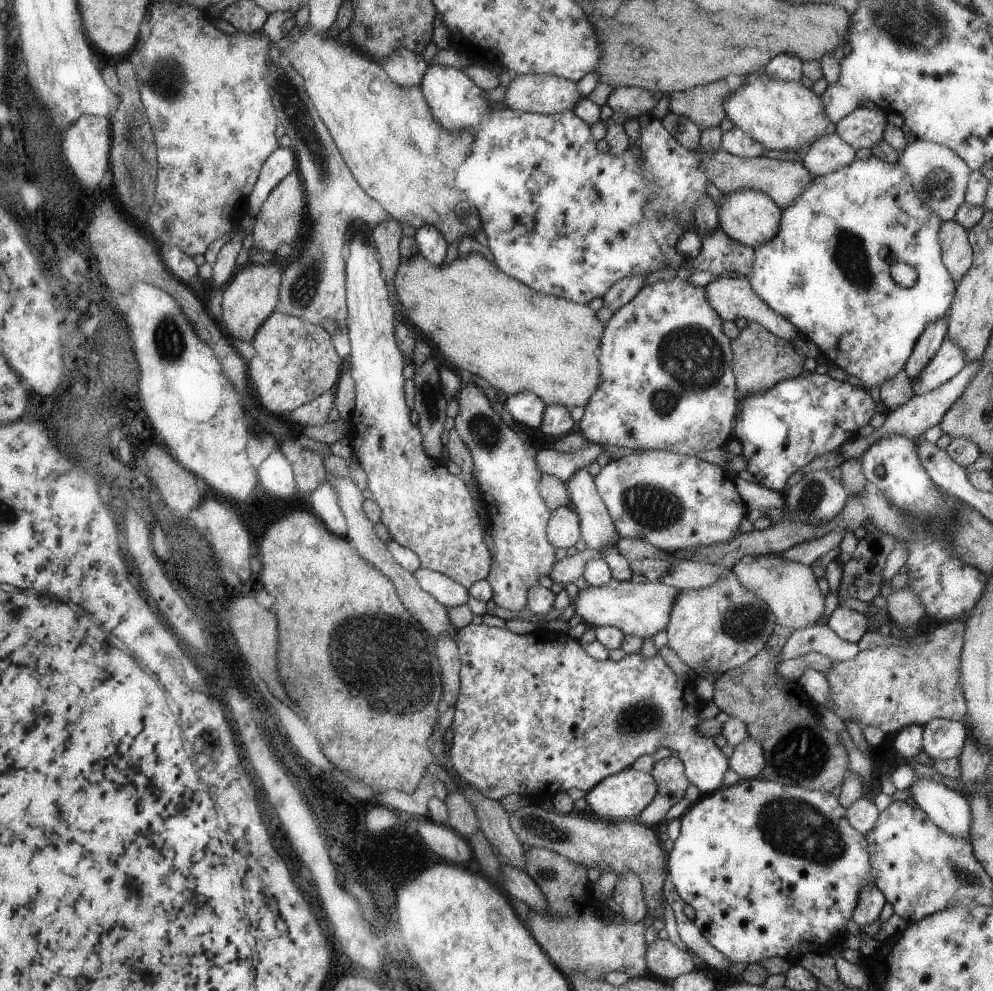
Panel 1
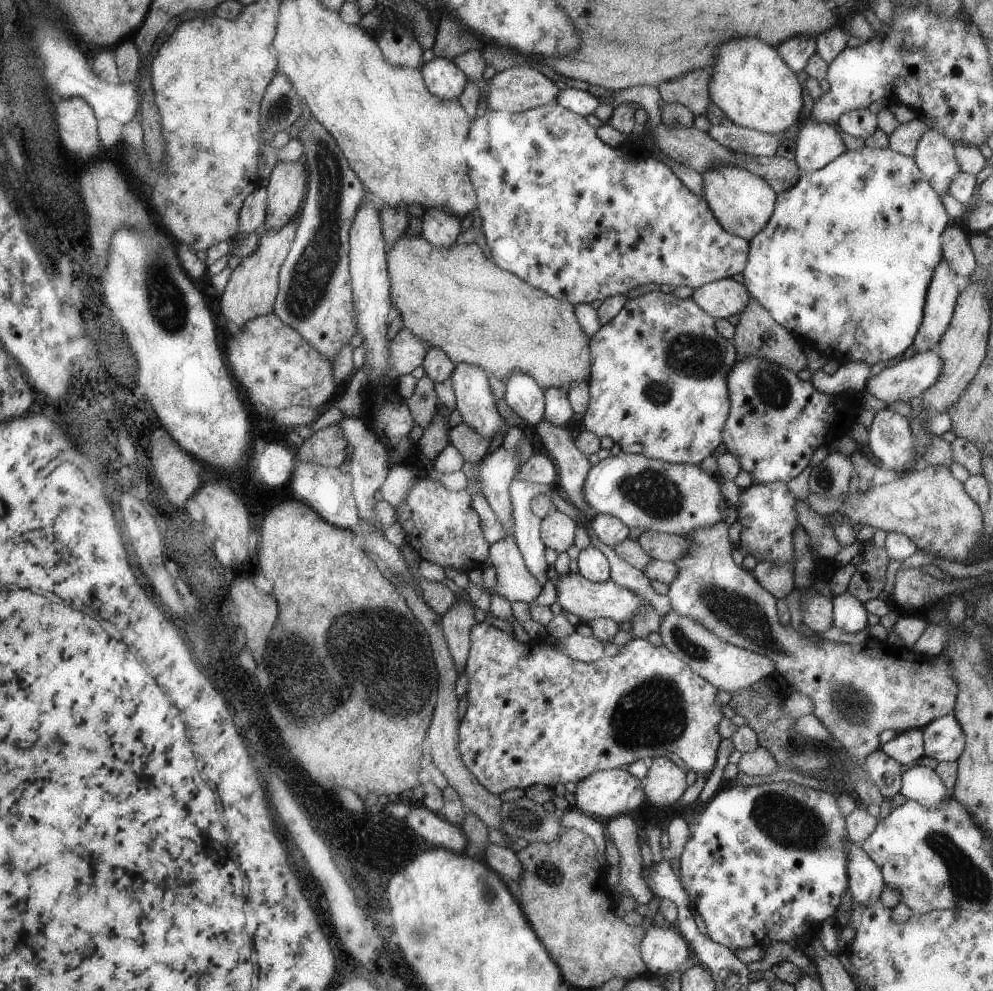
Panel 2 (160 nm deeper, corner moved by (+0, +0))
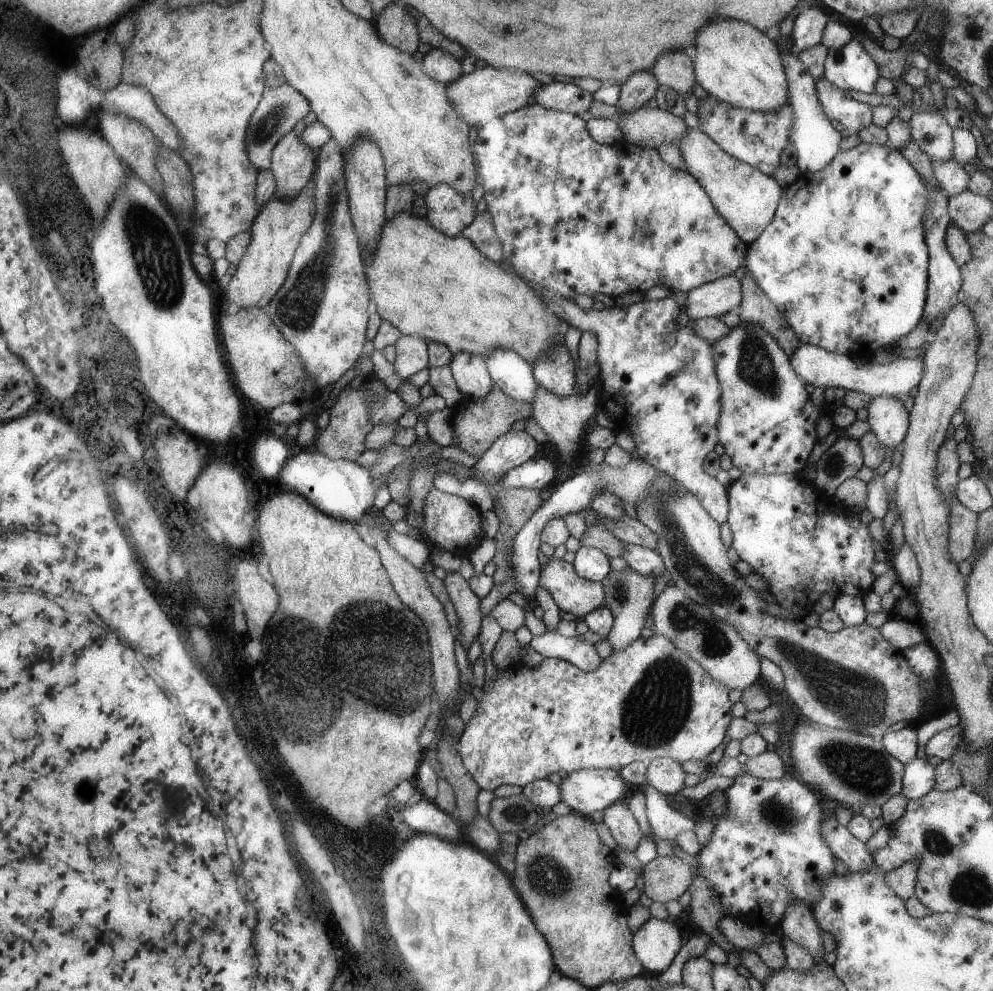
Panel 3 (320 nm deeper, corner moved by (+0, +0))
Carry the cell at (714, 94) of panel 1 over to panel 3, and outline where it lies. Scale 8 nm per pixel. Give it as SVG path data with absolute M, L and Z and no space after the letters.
M678 49L666 52L651 70L660 85L669 86L682 96L693 92L696 79L690 51Z

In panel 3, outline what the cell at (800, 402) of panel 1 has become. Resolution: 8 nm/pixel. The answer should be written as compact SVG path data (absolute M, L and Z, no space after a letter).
M740 323L725 337L713 342L716 372L721 384L721 415L717 420L717 437L731 458L733 466L743 473L773 475L801 473L818 441L816 425L822 403L811 400L806 383L794 372L790 357L761 324Z

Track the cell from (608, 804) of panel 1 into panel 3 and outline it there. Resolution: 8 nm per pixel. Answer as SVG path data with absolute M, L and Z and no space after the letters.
M582 769L562 779L561 801L574 813L591 818L594 812L606 810L618 799L626 799L626 782L618 770Z

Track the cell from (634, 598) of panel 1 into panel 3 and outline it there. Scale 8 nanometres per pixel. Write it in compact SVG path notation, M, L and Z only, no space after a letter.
M551 558L541 568L539 582L564 612L572 612L578 620L590 611L606 606L605 586L582 578L572 563Z

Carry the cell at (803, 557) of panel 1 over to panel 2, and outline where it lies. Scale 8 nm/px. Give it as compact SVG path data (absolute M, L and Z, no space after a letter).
M794 558L792 565L775 565L770 561L758 561L757 563L757 566L751 571L758 582L766 590L770 591L770 594L774 598L782 599L787 597L794 589L790 585L793 577L792 568L794 568Z

